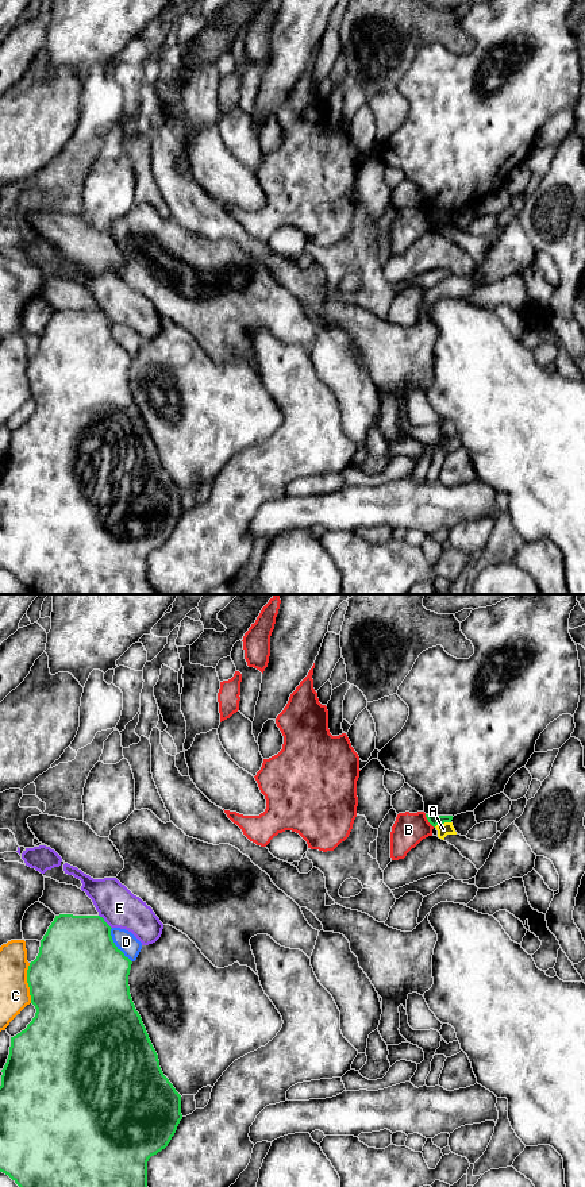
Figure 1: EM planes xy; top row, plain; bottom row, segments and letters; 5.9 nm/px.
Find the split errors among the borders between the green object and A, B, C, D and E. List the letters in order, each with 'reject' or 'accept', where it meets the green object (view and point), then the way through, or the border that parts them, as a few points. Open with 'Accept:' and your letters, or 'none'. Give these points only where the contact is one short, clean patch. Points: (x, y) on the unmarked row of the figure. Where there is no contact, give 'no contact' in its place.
Accept: none
A: reject | xy (442, 218) | along xy (450, 216), (434, 222)
B: reject | xy (428, 216)
C: reject | xy (27, 377)
D: reject | xy (115, 340)
E: reject | xy (104, 316)

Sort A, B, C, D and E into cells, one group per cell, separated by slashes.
A / B / C / D / E

